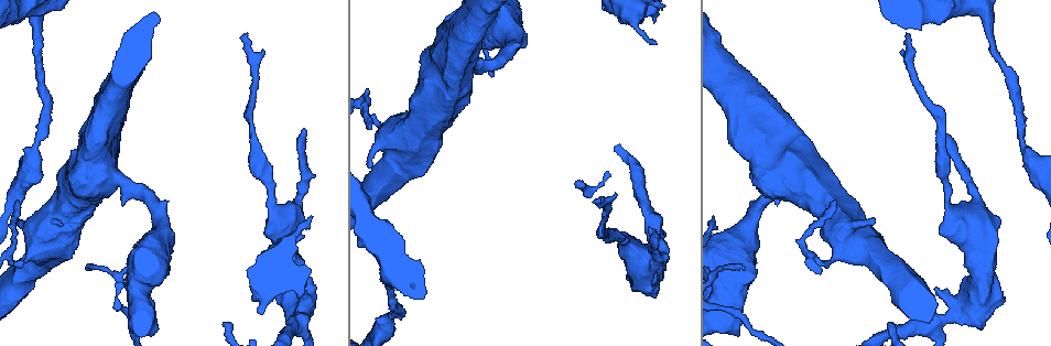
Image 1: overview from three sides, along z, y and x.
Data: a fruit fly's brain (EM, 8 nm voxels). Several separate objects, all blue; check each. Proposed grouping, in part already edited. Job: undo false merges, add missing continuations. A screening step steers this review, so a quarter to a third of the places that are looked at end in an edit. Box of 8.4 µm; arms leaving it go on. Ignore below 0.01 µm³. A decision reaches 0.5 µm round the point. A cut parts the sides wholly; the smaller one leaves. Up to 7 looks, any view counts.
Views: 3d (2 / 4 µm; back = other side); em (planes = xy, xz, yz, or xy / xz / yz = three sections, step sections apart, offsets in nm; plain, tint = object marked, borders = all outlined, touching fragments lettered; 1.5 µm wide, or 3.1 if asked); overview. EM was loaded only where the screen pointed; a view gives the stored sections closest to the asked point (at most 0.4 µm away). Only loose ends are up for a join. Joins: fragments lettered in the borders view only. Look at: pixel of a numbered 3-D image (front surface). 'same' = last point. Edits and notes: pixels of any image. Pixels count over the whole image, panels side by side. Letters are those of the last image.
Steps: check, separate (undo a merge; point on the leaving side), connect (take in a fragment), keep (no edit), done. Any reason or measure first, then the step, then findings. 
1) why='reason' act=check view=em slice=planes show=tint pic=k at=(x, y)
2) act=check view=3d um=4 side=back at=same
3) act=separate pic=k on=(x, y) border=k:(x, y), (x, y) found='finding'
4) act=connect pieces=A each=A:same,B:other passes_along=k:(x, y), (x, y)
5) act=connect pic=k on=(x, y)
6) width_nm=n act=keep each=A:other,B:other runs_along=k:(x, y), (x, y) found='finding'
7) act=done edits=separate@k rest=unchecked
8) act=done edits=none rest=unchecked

why='branch stops here' act=check view=3d um=4 side=back pic=1 at=(654, 44)

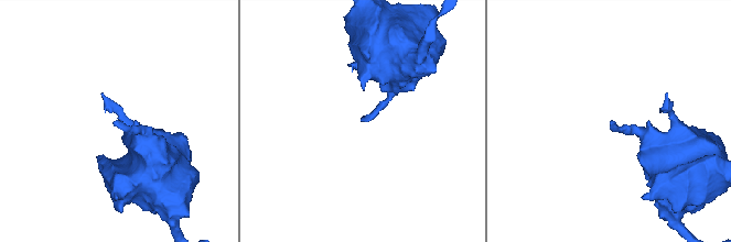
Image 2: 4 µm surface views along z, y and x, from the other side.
why='need the tissue' act=check view=em slice=xy step=8 show=borders pic=2 at=(613, 121)

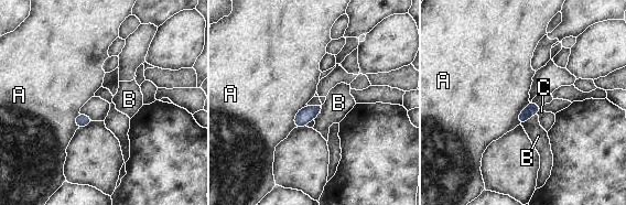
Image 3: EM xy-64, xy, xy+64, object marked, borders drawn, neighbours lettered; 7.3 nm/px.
act=check view=em slice=planes show=borders at=same

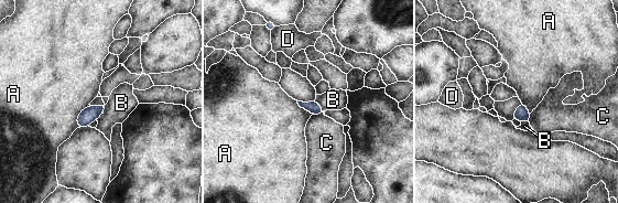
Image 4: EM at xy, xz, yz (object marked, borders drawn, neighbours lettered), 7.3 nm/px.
act=keep each=A:other,B:other,C:other,D:other border=4:(89, 105), (79, 113), (78, 127) found='no lettered fragment goes on from it'

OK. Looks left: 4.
why='stops while still wide' act=check view=em slice=planes show=borders pic=1 at=(648, 292)

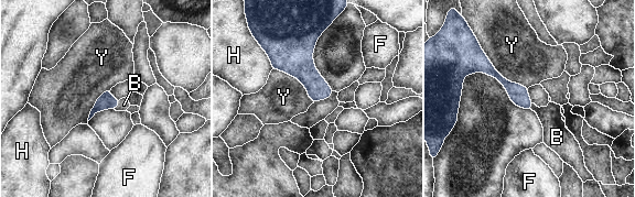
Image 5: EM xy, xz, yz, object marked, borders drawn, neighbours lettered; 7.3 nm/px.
longest_contact=Y:500nm act=connect pieces=B each=B:same,F:other,H:other,Y:other passes_along=5:(105, 101), (118, 105), (124, 105) found='the neuron continues'

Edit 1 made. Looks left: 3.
why='an open end' act=check view=3d um=4 pic=1 at=(657, 234)

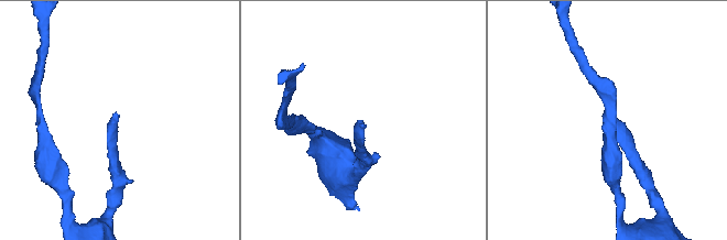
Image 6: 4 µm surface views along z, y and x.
act=check view=em slice=yz step=8 show=borders pic=6 at=(115, 112)

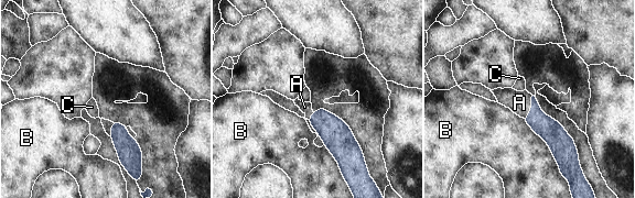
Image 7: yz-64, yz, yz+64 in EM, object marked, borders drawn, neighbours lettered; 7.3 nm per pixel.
act=check view=em slice=planes show=borders at=same

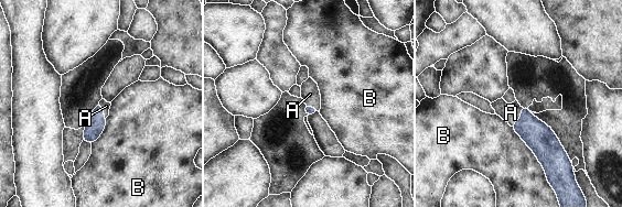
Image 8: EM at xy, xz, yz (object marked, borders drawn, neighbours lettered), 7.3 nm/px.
longest_contact=B:460nm act=connect pieces=A each=A:same,B:other passes_along=8:(539, 138), (521, 117), (511, 112) found='it goes on there'

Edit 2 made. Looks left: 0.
act=done edits=connect@5,connect@8 rest=unchecked

